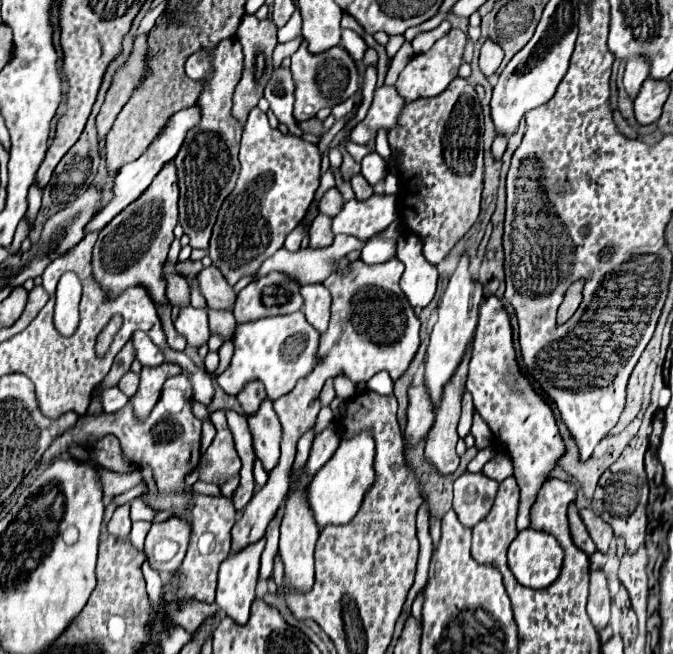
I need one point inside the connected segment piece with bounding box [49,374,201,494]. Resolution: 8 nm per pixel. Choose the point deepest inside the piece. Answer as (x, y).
(168, 441)

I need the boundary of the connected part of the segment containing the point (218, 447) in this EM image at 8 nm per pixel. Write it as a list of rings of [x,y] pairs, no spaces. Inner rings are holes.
[[[223,410],[209,412],[209,420],[215,424],[217,436],[201,456],[199,480],[217,484],[217,480],[221,480],[221,476],[237,476],[239,474],[241,458],[235,450],[233,436],[227,428],[225,412]]]

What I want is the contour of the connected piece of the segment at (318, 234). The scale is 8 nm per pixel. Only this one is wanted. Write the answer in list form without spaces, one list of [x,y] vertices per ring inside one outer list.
[[[317,214],[313,224],[309,226],[309,246],[311,248],[325,248],[333,242],[333,232],[331,232],[331,218]]]

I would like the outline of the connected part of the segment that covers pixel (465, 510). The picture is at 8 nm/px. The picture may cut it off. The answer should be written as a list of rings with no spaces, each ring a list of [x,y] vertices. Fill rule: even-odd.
[[[463,472],[455,480],[453,510],[467,528],[473,528],[489,514],[493,500],[497,496],[497,488],[499,482],[487,478],[483,472]]]

